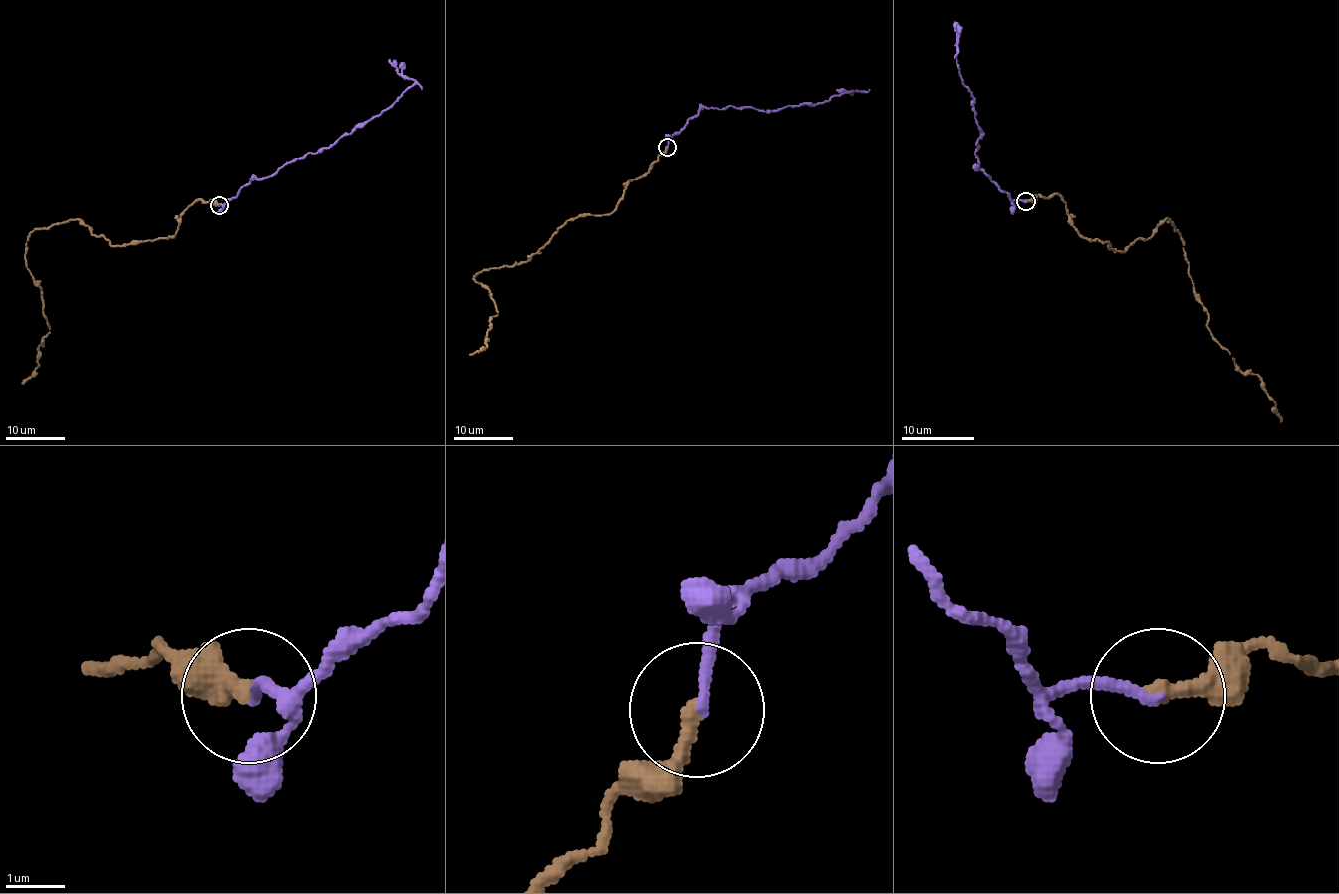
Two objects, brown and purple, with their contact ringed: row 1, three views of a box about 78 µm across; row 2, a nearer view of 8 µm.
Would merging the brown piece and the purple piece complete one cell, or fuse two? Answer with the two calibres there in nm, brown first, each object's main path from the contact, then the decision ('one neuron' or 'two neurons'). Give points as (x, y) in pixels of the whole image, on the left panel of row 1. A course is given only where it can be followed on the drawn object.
300 nm thick on the brown side, 160 nm on the other; brown runs (219, 204), (199, 199), (174, 234), (121, 246), (77, 219), (32, 231), (25, 264), (50, 329), (22, 383); purple runs (220, 204), (256, 178), (267, 178), (309, 153), (329, 148), (386, 110), (415, 82), (403, 77), (389, 60); two neurons

